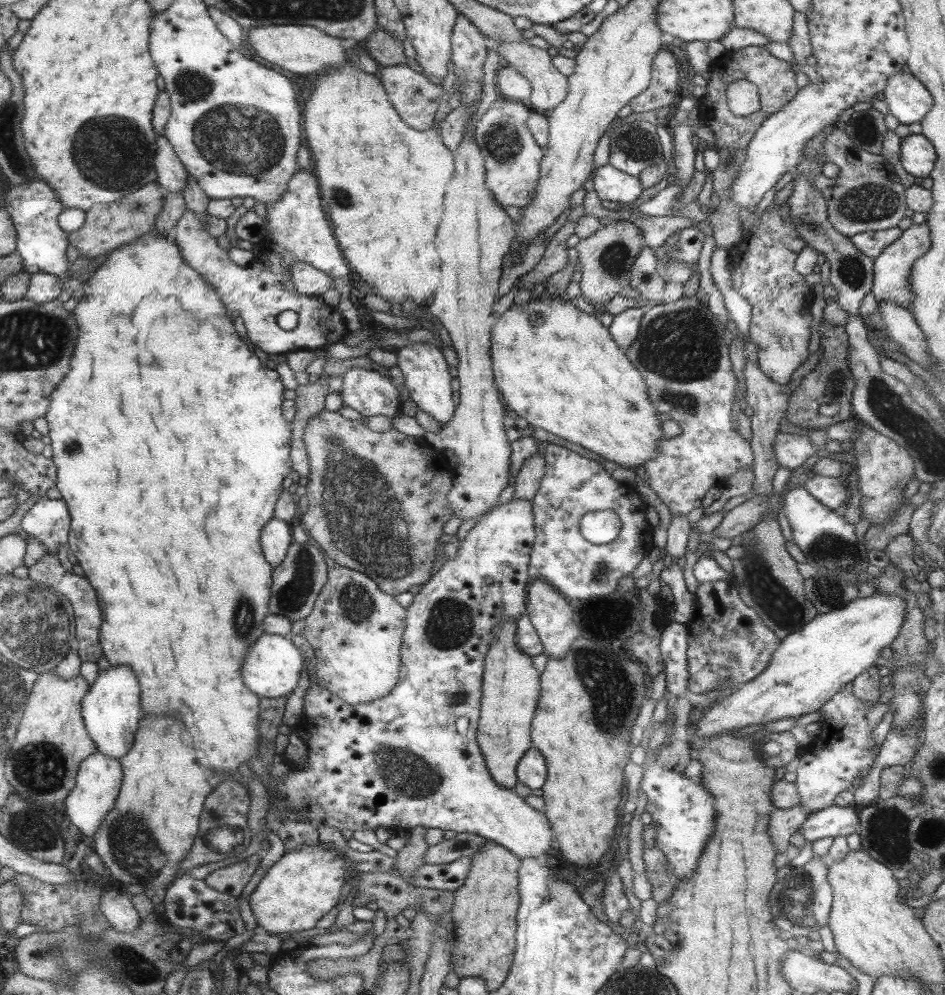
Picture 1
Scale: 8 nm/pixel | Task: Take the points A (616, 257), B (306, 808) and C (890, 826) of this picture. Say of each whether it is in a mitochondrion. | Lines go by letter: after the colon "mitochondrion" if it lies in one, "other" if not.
A: mitochondrion
B: other
C: mitochondrion

